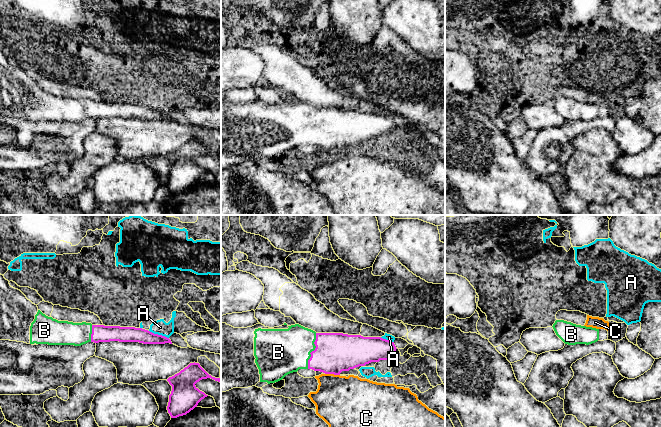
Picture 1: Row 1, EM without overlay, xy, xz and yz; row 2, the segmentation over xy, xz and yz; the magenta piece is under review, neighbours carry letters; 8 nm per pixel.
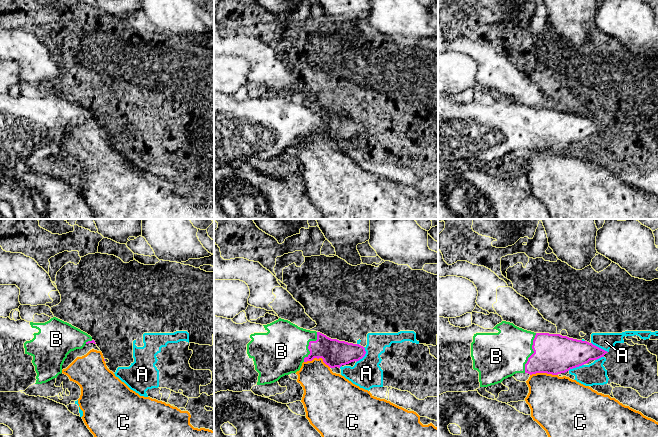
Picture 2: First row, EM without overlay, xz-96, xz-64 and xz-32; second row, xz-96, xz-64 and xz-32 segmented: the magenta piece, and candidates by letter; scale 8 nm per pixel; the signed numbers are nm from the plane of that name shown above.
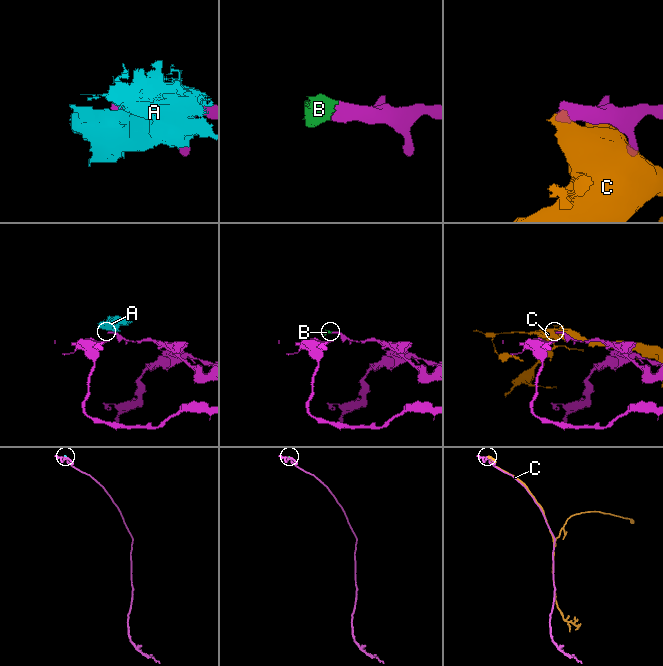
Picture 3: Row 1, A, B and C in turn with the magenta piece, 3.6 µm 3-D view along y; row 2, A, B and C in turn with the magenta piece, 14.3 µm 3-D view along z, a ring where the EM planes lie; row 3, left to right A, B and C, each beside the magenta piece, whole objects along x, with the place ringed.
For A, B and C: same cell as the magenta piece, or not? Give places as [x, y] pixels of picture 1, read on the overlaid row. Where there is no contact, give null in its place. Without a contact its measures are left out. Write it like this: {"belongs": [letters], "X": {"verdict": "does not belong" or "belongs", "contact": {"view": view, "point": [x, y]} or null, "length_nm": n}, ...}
{"belongs": ["B"], "A": {"verdict": "does not belong", "contact": {"view": "xy", "point": [159, 335]}, "length_nm": 170}, "B": {"verdict": "belongs", "contact": {"view": "xz", "point": [312, 351]}, "length_nm": 300}, "C": {"verdict": "does not belong", "contact": {"view": "xz", "point": [332, 373]}, "length_nm": 120}}

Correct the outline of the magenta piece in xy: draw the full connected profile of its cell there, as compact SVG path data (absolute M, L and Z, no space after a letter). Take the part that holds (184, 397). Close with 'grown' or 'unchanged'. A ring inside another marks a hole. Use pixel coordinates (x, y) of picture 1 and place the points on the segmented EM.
M194 362L190 363L179 373L167 379L172 386L167 406L171 418L186 415L197 407L202 399L208 396L195 386L197 382L207 378L211 378L221 383L221 377L212 377L199 363Z; unchanged

